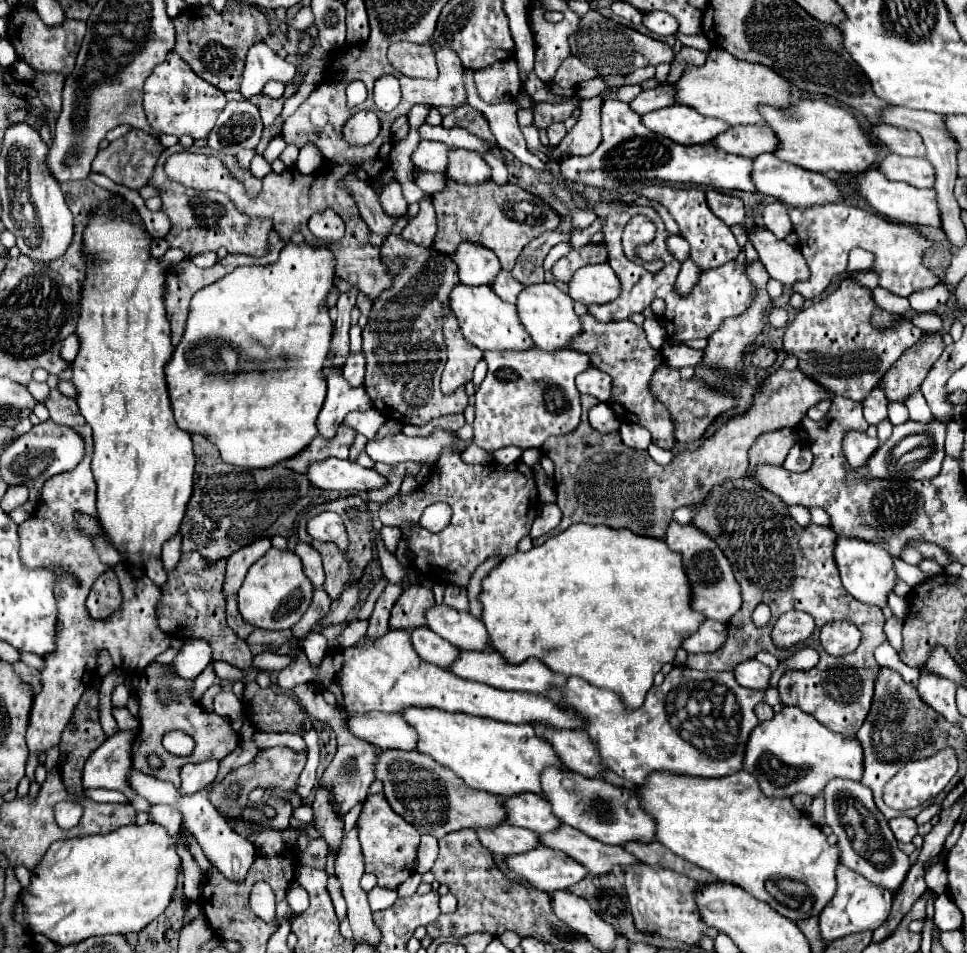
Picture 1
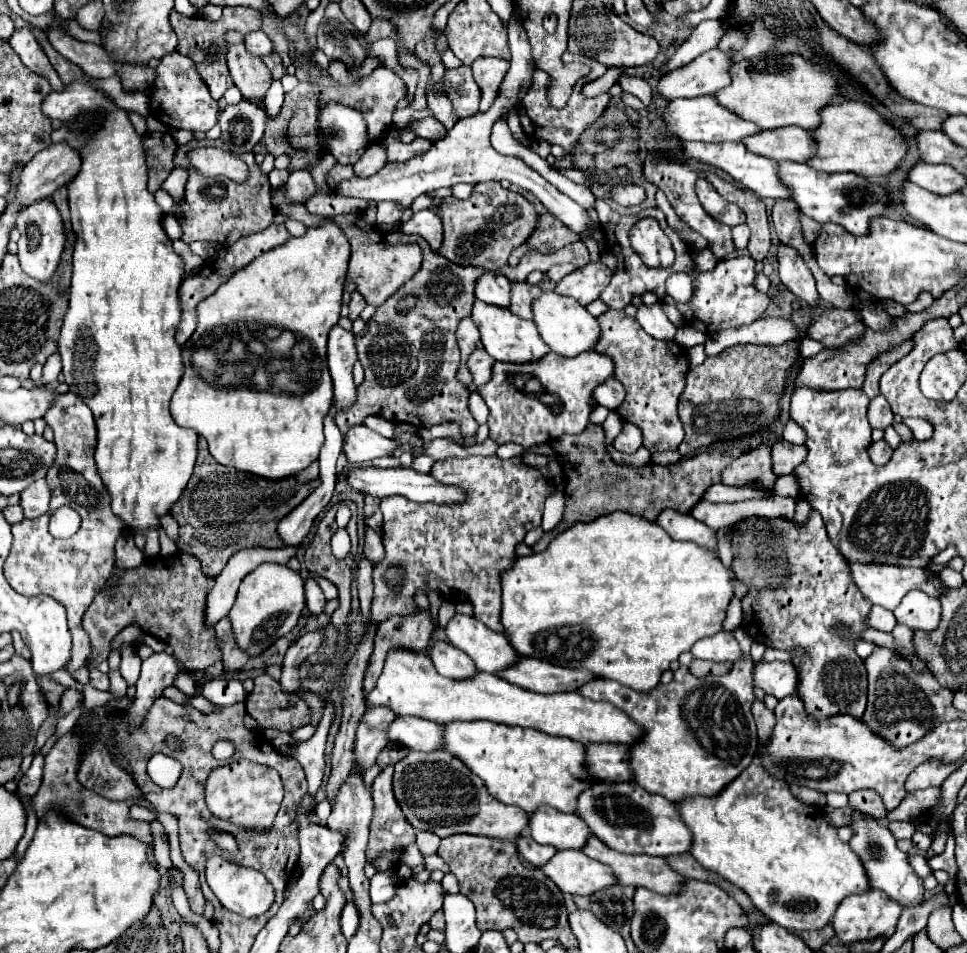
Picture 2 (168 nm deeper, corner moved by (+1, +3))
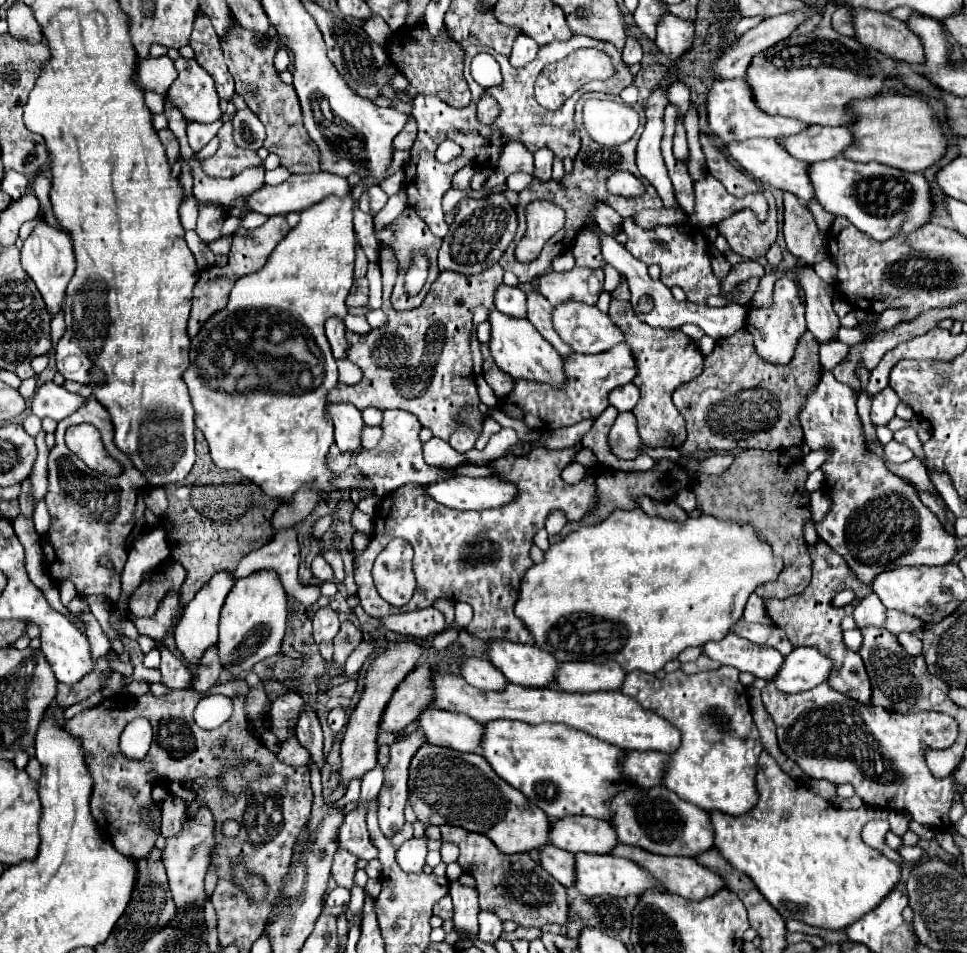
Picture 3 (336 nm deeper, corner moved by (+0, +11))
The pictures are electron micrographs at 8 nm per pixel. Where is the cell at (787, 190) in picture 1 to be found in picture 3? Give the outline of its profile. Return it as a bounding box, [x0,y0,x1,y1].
[810,157,934,241]

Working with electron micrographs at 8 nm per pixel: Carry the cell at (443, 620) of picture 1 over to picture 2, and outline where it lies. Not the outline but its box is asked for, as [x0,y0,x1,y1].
[445,613,519,673]

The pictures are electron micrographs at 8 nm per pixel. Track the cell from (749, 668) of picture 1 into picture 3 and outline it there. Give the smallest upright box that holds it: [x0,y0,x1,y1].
[774,647,832,693]

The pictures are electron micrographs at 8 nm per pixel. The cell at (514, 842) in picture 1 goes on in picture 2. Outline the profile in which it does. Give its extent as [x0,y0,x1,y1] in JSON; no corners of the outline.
[515,829,557,865]

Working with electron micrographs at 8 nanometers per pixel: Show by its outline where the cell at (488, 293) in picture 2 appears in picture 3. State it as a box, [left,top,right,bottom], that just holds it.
[496,285,526,319]

